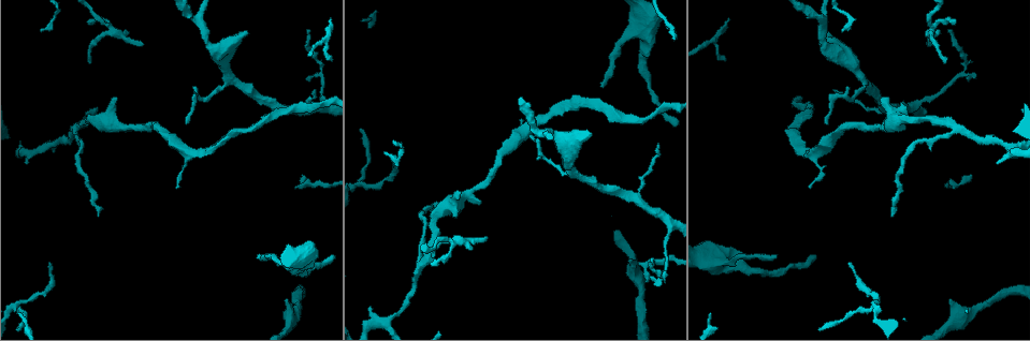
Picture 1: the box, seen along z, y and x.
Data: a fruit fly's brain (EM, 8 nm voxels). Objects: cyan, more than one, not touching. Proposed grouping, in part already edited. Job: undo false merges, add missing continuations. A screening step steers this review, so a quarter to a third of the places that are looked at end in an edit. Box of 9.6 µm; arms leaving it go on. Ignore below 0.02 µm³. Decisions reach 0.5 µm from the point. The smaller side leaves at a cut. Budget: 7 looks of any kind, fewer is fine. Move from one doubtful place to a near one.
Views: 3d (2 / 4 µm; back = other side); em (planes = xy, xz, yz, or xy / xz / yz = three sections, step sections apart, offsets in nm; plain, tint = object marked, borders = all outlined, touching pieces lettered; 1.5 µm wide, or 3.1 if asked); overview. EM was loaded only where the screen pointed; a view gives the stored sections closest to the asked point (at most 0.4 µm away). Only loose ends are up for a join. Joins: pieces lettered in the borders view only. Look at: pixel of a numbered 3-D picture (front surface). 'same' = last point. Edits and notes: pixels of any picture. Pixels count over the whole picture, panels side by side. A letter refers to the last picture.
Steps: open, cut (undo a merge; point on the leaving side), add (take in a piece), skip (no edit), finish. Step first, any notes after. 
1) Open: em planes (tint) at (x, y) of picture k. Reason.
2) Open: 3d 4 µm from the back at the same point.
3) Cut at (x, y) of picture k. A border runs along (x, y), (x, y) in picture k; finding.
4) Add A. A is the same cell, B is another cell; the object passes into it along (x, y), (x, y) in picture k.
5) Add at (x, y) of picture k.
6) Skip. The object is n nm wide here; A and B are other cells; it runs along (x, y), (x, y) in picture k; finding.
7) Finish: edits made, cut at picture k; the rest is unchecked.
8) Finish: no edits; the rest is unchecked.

Open: 3d 4 µm at (929, 45) of picture 1. Thin end.

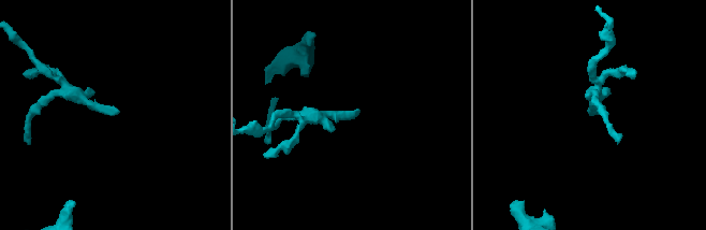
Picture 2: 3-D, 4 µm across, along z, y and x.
Open: em xy step 4 (plain) at (117, 114) of picture 2. Now the EM.

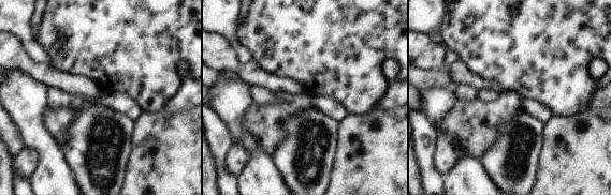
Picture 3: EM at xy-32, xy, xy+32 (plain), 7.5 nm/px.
Open: em xy step 4 (borders) at the same point.

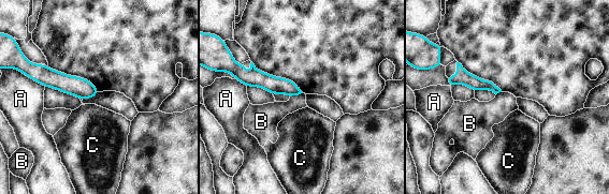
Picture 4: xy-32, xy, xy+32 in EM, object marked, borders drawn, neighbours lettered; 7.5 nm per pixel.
Skip. The longest contact is with A, 190 nm; A, B and C are other cells; it runs along (35, 72), (95, 92) in picture 4; no lettered piece goes on from it.

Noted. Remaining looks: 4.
Open: em xz step 8 (borders) at (99, 215) of picture 1. Free end.

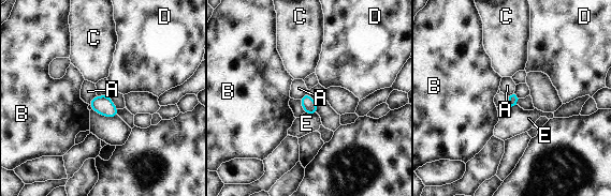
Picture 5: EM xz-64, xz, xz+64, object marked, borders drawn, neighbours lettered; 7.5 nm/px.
Open: em planes (borders) at the same point. Cut it another way.

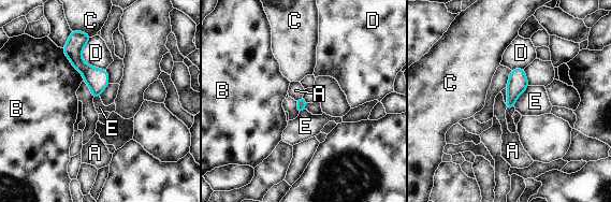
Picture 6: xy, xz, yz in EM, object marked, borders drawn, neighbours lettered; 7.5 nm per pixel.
Skip. The longest contact is with B, 300 nm; A, B, C, D and E are other cells; no lettered piece goes on from it.

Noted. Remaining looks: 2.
Finish: no edits; the rest is unchecked.

